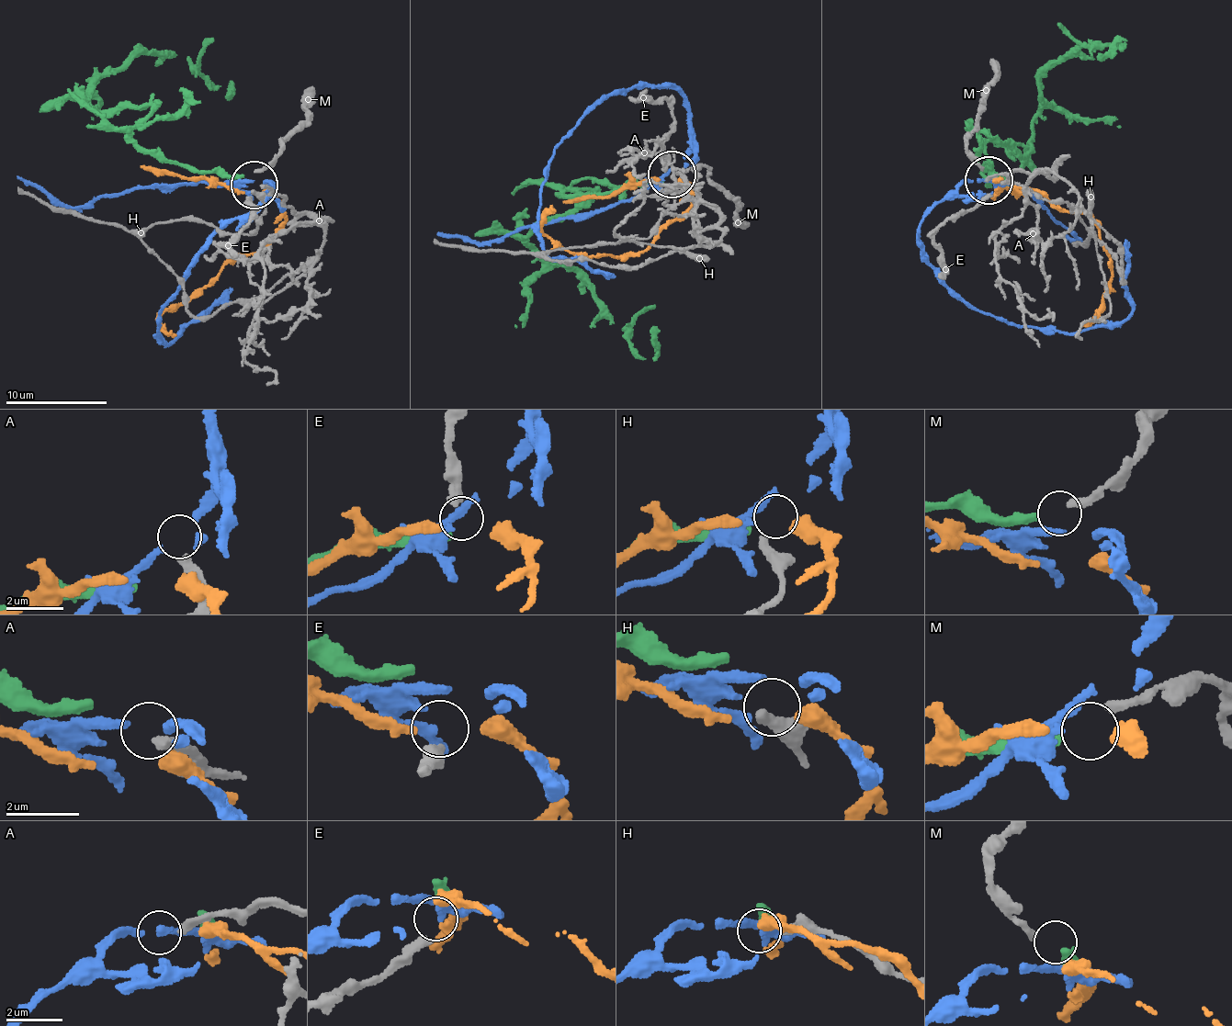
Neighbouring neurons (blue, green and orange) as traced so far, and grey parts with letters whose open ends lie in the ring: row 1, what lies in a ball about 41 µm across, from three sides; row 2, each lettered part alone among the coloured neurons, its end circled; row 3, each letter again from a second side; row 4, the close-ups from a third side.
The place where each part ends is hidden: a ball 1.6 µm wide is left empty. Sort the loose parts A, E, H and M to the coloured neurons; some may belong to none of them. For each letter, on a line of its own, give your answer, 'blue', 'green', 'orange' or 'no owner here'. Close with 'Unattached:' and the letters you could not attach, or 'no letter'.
A: no owner here
E: orange
H: no owner here
M: green
Unattached: A, H

